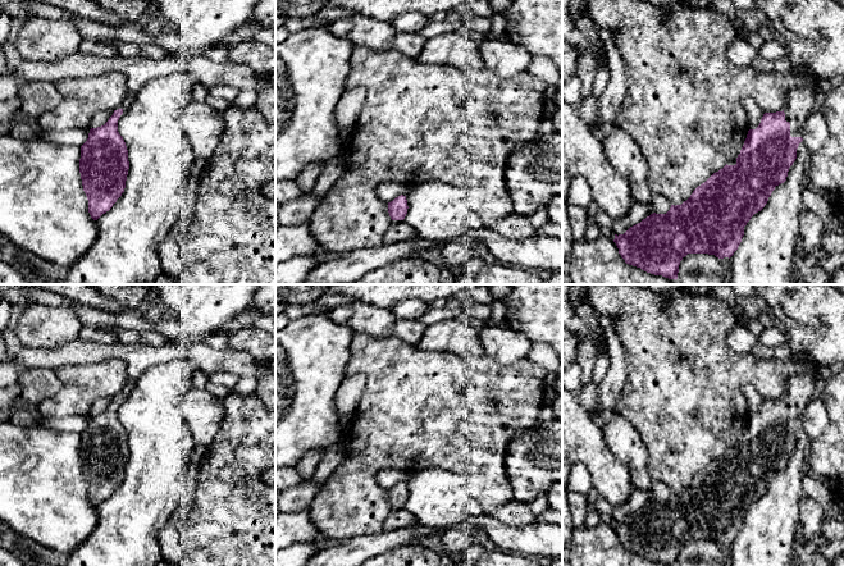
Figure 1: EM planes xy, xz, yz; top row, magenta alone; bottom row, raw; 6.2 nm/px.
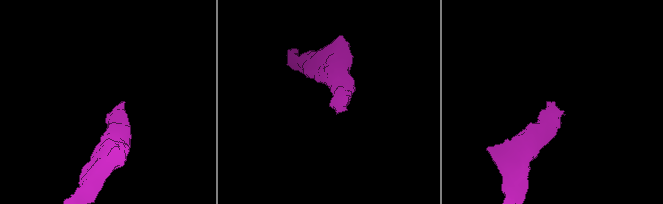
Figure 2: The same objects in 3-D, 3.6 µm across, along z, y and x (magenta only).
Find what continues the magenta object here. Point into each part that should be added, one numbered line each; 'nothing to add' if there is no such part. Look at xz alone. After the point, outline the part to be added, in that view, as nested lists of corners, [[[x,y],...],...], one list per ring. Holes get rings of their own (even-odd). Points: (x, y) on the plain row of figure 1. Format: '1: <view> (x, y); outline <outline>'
1: xz (398, 517); outline [[[392,507],[389,515],[384,521],[384,530],[397,530],[401,528],[409,528],[415,525],[418,521],[411,516],[405,507]]]

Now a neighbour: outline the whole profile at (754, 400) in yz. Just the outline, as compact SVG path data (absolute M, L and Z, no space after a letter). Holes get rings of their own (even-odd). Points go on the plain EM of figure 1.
M749 384L744 387L743 392L747 398L749 416L756 416L759 412L765 398L758 393L754 387Z

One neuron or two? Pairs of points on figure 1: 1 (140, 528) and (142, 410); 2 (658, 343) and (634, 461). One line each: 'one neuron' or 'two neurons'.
1: one neuron
2: two neurons

